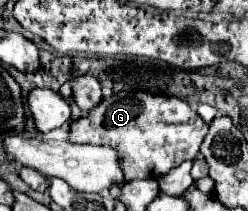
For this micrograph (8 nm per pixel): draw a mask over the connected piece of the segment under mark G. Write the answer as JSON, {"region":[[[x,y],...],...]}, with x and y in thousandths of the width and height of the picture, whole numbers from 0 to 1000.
{"region":[[[484,427],[403,474],[355,550],[282,578],[282,673],[306,682],[427,682],[476,720],[508,853],[637,844],[742,758],[782,758],[839,626],[839,588],[758,502],[758,483],[605,445],[589,427]]]}

